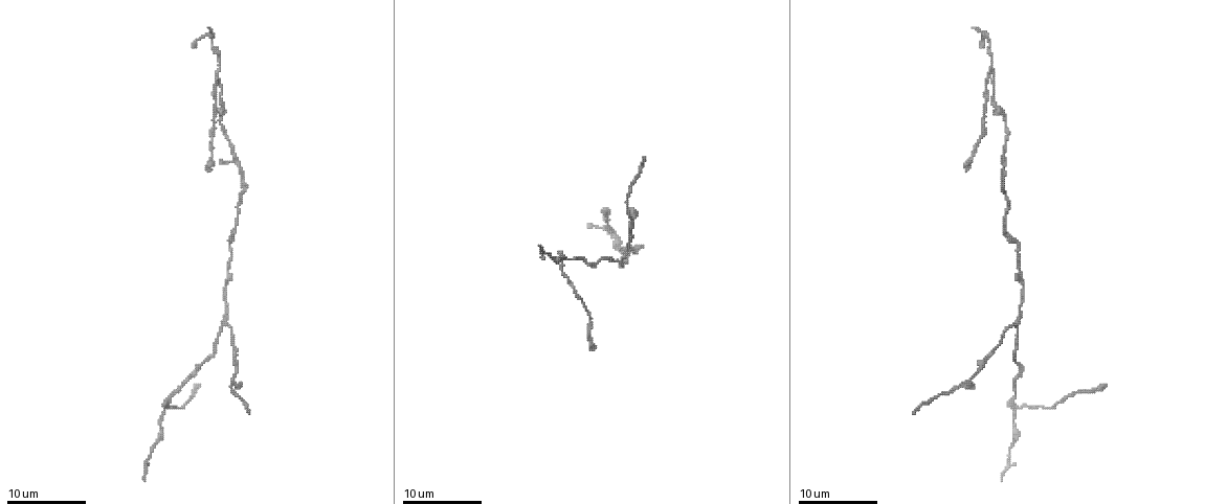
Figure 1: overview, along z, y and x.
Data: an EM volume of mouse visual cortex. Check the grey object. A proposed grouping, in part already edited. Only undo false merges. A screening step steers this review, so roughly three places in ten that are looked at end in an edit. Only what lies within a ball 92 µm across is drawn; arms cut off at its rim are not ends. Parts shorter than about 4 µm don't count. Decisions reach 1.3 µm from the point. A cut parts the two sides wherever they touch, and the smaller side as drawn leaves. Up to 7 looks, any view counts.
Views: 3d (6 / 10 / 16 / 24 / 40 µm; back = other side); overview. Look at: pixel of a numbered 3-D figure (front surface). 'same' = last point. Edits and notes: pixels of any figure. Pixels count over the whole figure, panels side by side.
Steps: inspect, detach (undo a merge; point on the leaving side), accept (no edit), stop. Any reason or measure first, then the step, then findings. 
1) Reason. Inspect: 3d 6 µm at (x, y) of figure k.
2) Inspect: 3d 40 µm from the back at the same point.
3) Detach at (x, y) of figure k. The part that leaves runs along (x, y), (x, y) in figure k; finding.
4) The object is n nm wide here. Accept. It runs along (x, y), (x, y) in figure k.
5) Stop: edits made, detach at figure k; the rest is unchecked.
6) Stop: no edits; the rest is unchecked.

Thin arm on a thick one. Inspect: 3d 16 µm at (561, 257) of figure 1.

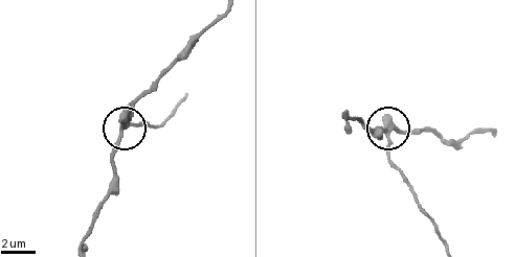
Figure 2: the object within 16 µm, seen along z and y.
Accept. It runs along (493, 132), (474, 132), (448, 140), (431, 132), (377, 127) in figure 2; one cell here.

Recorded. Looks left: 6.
Three arms meet. Inspect: 3d 10 µm at (619, 259) of figure 1.

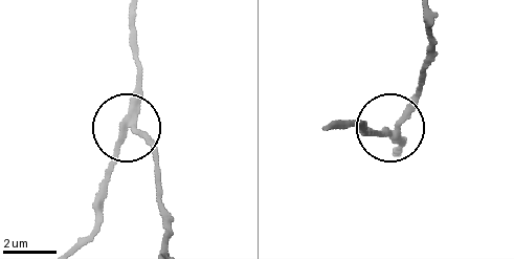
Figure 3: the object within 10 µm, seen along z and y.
Detach at (142, 136) of figure 3. The part that leaves runs along (134, 109), (134, 125), (155, 154), (161, 242) in figure 3; a second cell is stuck on.

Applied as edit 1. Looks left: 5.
Sudden change in width. Inspect: 3d 10 µm at (1003, 118) of figure 1.

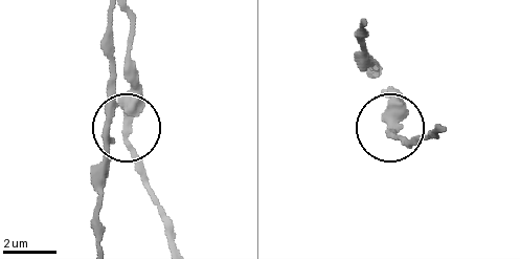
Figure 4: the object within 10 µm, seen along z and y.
The object is 300 nm wide here. Accept. It runs along (442, 129), (414, 143), (392, 135), (397, 90) in figure 4; one cell here.

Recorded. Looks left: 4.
Stop: edits made, detach at figure 3; the rest is unchecked.

